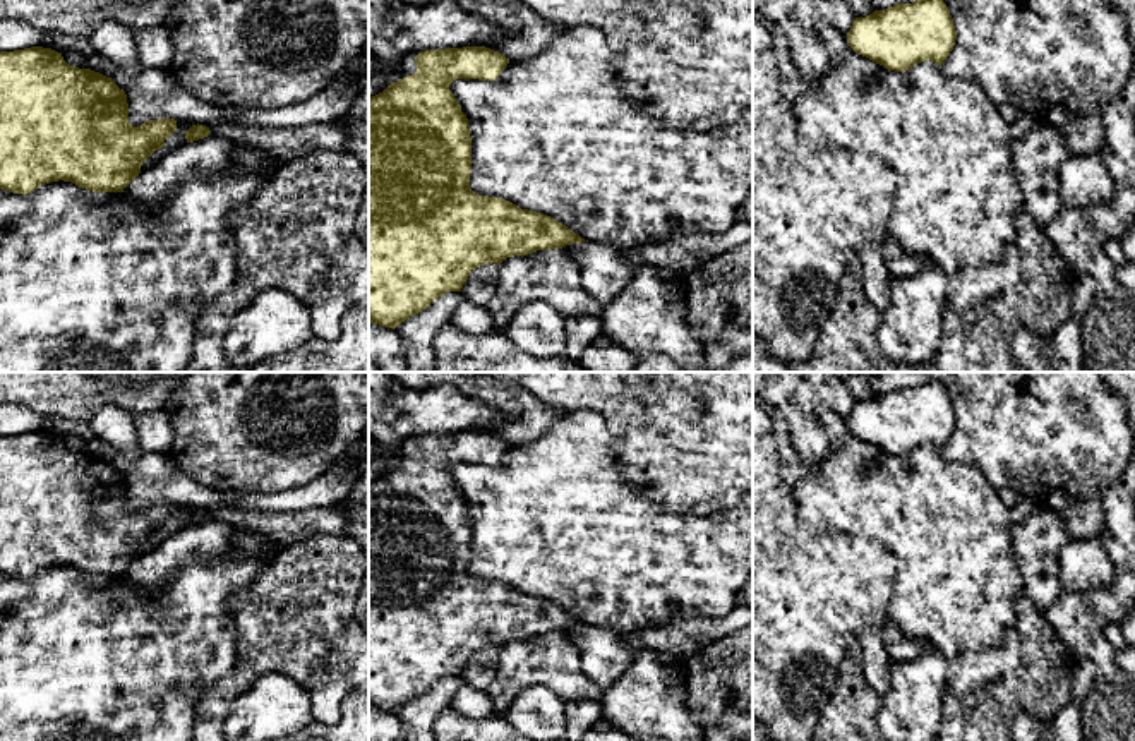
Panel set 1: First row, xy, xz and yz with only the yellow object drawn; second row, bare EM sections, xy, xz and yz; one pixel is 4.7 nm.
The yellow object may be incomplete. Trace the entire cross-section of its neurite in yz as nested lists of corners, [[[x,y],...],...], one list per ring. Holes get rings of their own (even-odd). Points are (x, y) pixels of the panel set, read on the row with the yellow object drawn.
[[[943,0],[897,3],[856,17],[849,46],[888,70],[905,72],[931,60],[941,67],[955,46],[957,31]]]

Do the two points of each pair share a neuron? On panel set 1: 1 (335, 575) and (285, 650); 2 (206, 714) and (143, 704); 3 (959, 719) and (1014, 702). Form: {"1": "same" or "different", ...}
{"1": "same", "2": "different", "3": "same"}

